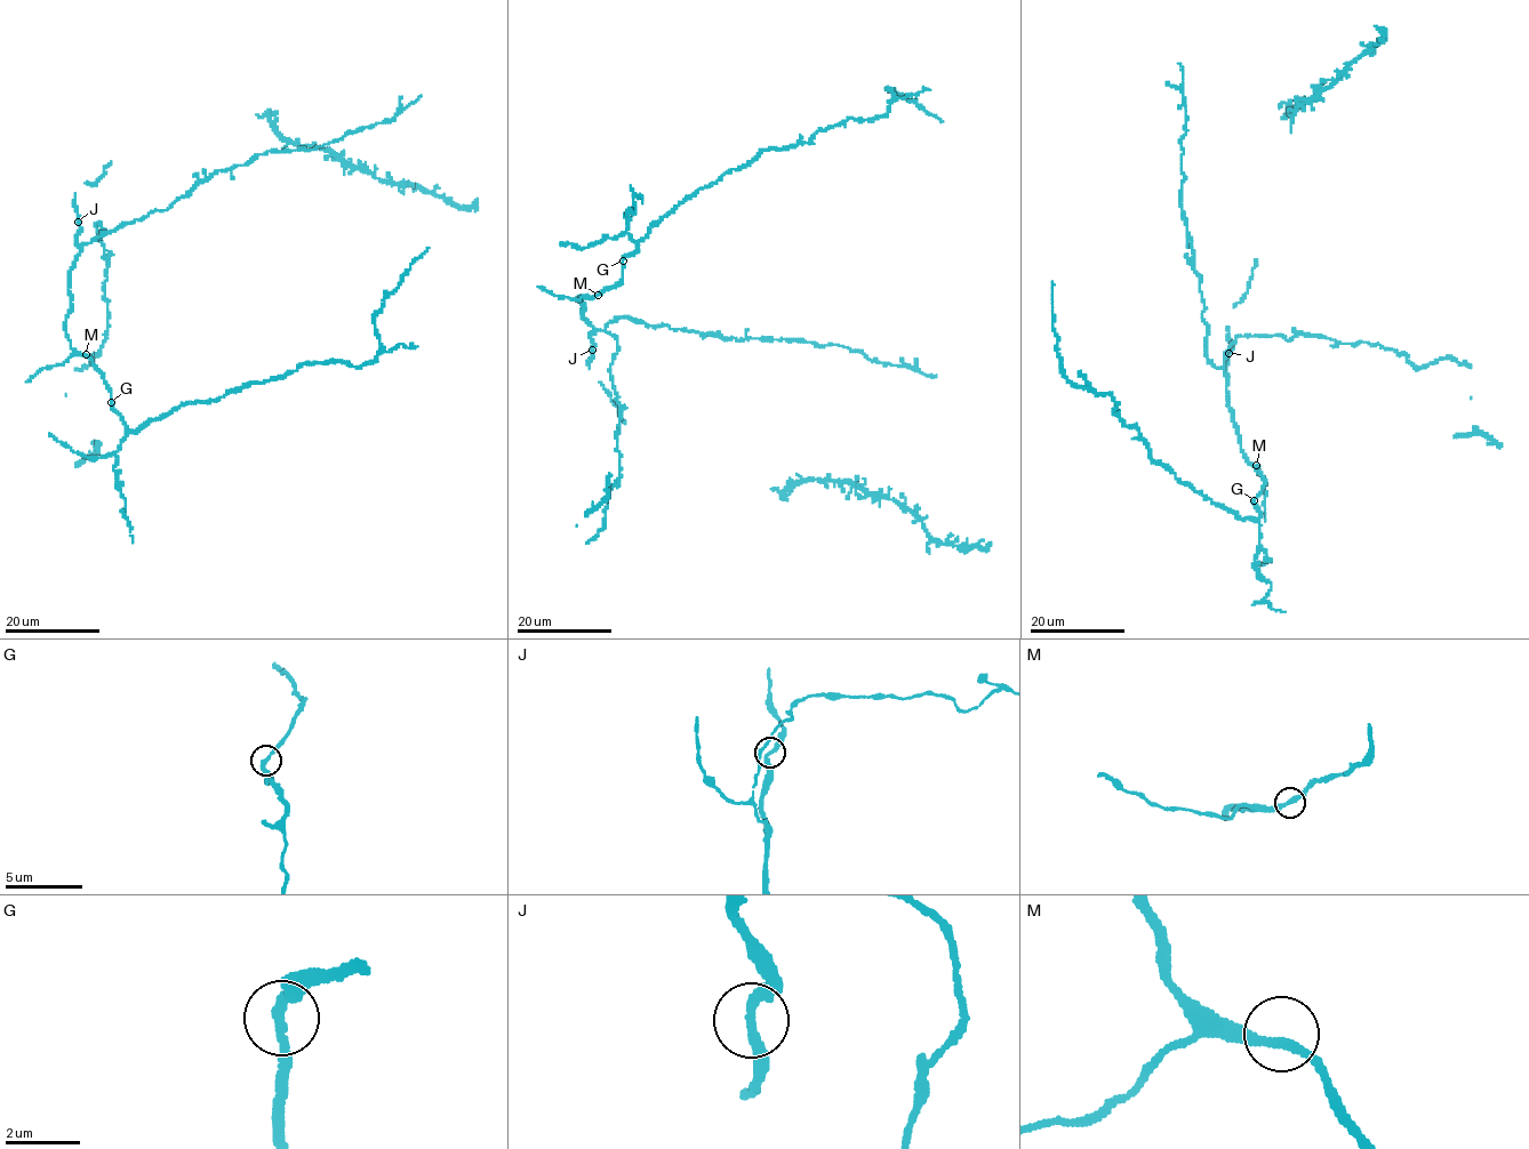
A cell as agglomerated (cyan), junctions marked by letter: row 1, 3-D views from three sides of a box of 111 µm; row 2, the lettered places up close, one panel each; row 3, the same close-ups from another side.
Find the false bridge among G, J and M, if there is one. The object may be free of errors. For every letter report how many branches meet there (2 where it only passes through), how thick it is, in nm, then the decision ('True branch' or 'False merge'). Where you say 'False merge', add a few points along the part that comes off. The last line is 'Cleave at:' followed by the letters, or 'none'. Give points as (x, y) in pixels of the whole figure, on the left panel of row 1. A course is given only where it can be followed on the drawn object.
G: Branches: 2. Thickness 260 nm. True branch
J: Branches: 2. Thickness 260 nm. True branch
M: Branches: 2. Thickness 280 nm. True branch
Cleave at: none

